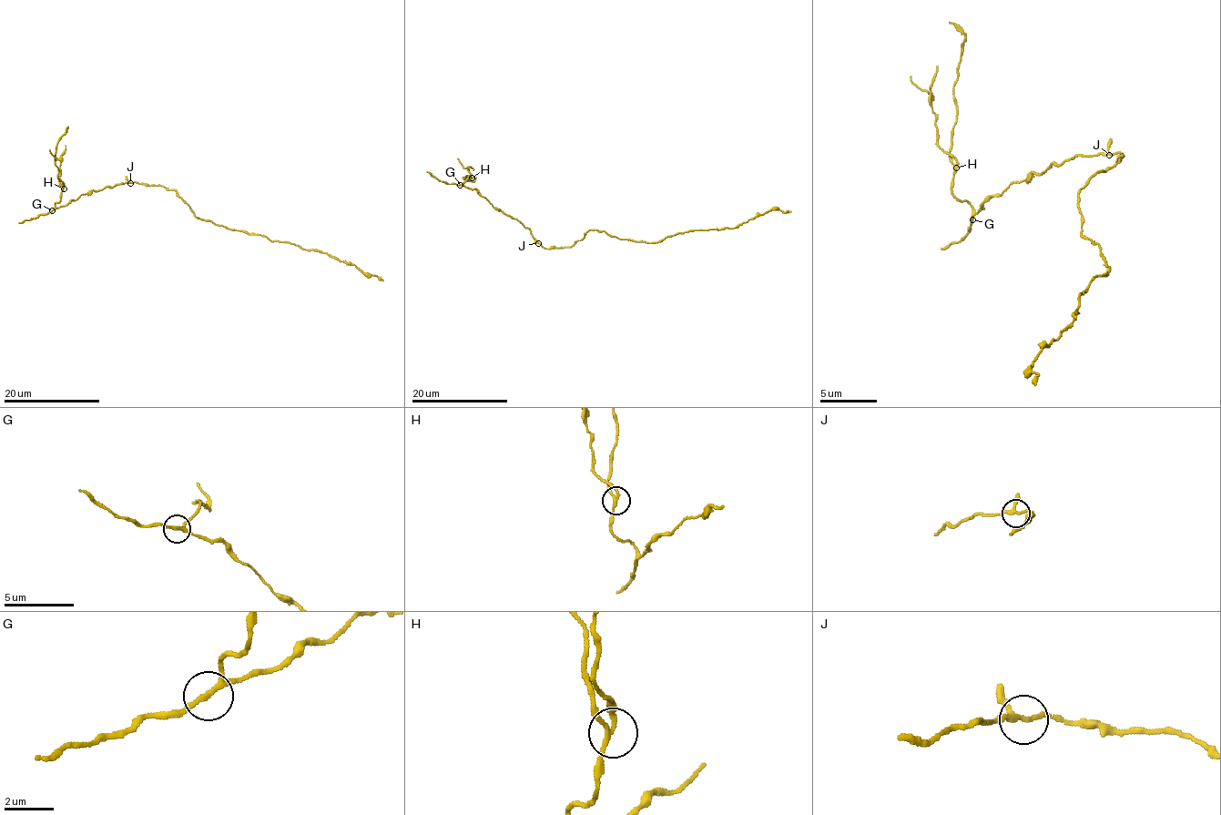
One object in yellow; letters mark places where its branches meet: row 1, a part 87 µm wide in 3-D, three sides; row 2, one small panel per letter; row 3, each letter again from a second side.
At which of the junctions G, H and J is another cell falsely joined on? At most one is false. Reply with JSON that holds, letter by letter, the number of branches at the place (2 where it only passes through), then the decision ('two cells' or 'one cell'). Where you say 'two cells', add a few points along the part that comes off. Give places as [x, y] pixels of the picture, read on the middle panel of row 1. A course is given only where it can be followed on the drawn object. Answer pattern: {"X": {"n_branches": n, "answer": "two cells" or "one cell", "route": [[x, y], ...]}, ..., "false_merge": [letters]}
{"G": {"n_branches": 3, "answer": "one cell"}, "H": {"n_branches": 3, "answer": "two cells", "route": [[471, 178], [469, 168], [465, 168], [458, 158]]}, "J": {"n_branches": 3, "answer": "one cell"}, "false_merge": ["H"]}

